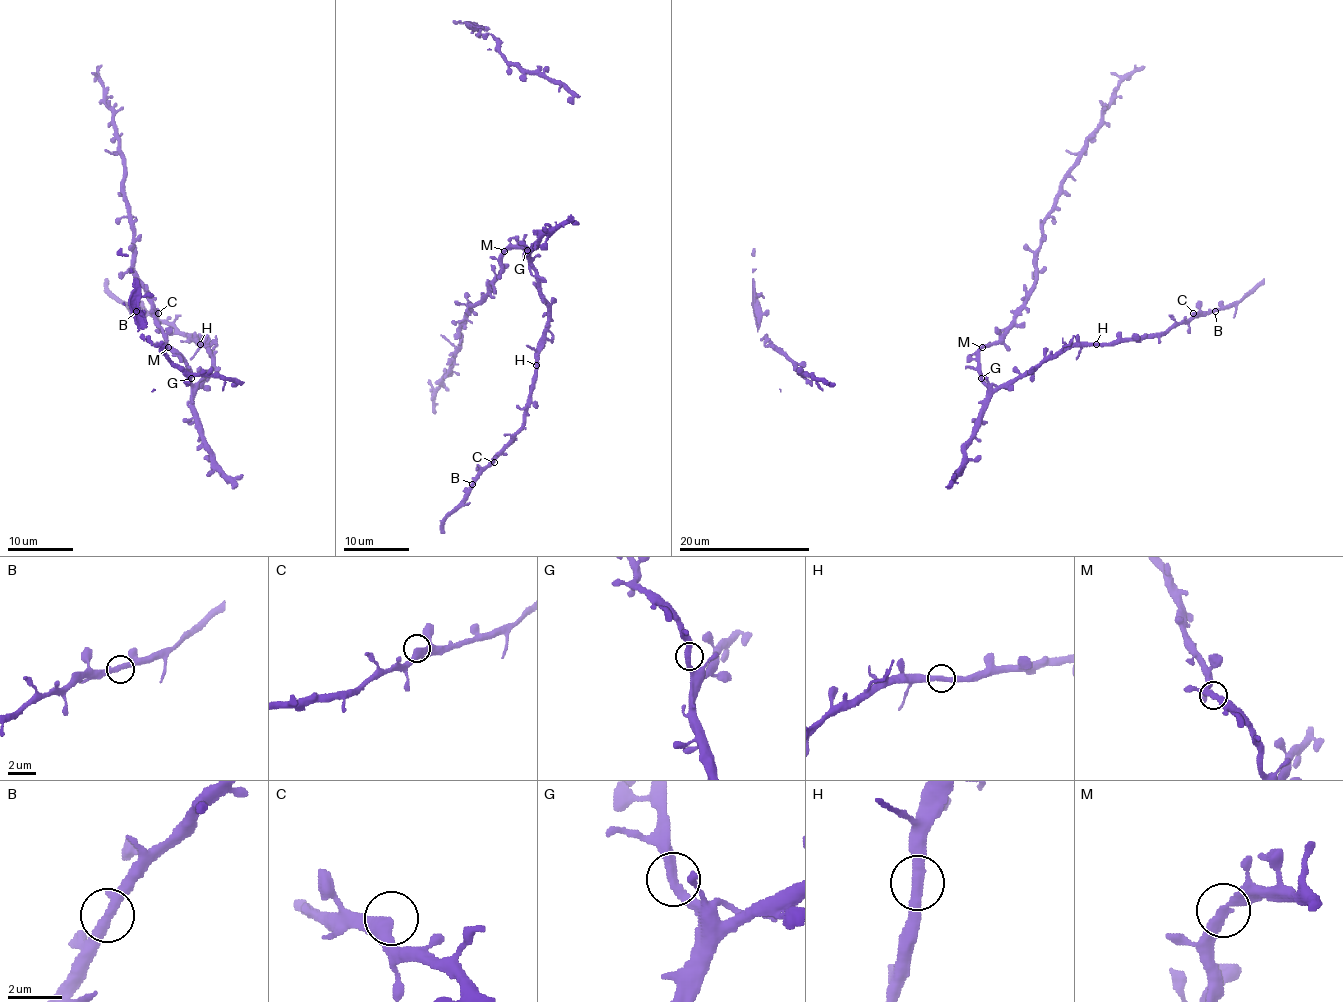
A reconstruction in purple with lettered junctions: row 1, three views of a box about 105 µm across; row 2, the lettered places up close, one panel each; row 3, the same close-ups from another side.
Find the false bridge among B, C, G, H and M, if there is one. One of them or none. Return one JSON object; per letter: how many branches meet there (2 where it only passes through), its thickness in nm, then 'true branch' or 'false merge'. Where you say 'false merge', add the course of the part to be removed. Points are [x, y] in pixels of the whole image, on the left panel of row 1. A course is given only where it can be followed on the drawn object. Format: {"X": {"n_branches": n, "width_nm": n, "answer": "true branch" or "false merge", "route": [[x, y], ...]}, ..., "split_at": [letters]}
{"B": {"n_branches": 2, "width_nm": 380, "answer": "true branch"}, "C": {"n_branches": 2, "width_nm": 400, "answer": "true branch"}, "G": {"n_branches": 2, "width_nm": 360, "answer": "true branch"}, "H": {"n_branches": 2, "width_nm": 380, "answer": "true branch"}, "M": {"n_branches": 2, "width_nm": 340, "answer": "true branch"}, "split_at": []}

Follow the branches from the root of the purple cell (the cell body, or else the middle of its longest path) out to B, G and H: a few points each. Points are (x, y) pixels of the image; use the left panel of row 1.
B: (181, 359), (195, 387), (212, 367), (212, 355), (202, 344), (174, 326), (136, 311)
G: (181, 359), (191, 378)
H: (181, 359), (189, 372), (189, 380), (195, 387), (212, 367), (212, 355), (200, 344)

